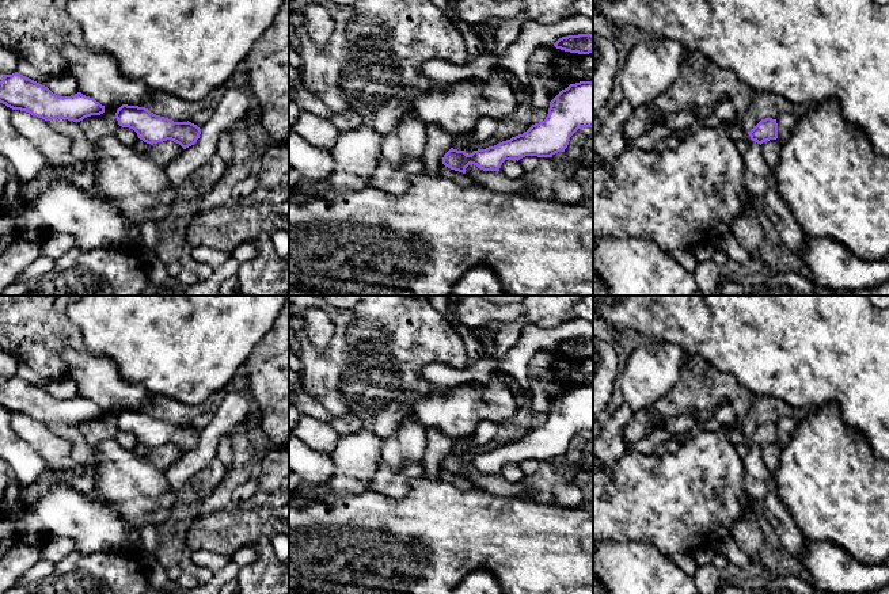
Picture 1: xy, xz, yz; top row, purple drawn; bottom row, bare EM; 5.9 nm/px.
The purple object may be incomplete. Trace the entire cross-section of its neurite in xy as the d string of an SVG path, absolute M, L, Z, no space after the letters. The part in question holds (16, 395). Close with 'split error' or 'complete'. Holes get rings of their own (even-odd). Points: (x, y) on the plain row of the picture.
M15 376L0 385L0 407L12 414L26 415L45 424L62 422L80 426L105 416L94 401L77 396L71 400L53 397L48 391Z; complete

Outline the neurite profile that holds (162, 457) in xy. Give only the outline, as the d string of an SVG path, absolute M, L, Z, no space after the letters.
M163 445L163 446L157 446L149 450L149 453L145 456L145 458L155 465L156 468L159 468L160 471L166 471L168 467L171 467L181 456L183 454L183 452L171 445Z

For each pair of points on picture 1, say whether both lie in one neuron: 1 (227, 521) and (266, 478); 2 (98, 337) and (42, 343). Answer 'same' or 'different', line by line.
1: same
2: different

